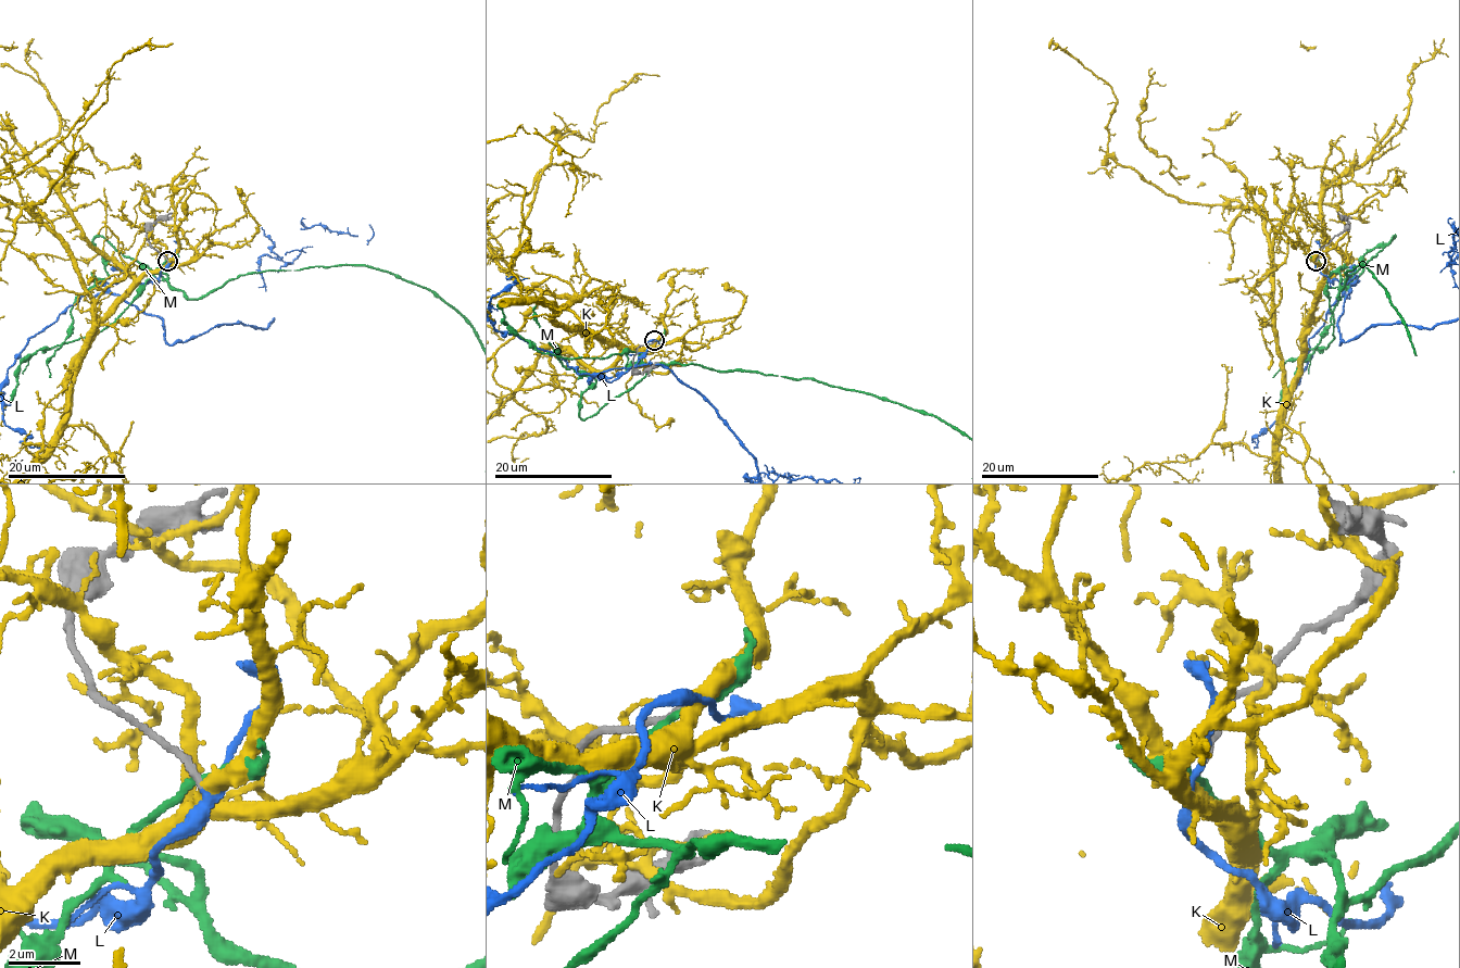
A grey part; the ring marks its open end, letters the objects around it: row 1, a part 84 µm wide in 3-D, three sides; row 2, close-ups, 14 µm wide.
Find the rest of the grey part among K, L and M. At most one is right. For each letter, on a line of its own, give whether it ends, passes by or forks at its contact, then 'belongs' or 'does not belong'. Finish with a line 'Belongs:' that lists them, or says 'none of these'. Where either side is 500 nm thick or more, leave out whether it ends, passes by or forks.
K: it passes by; does not belong
L: it passes by; belongs
M: it passes by; does not belong
Belongs: L

